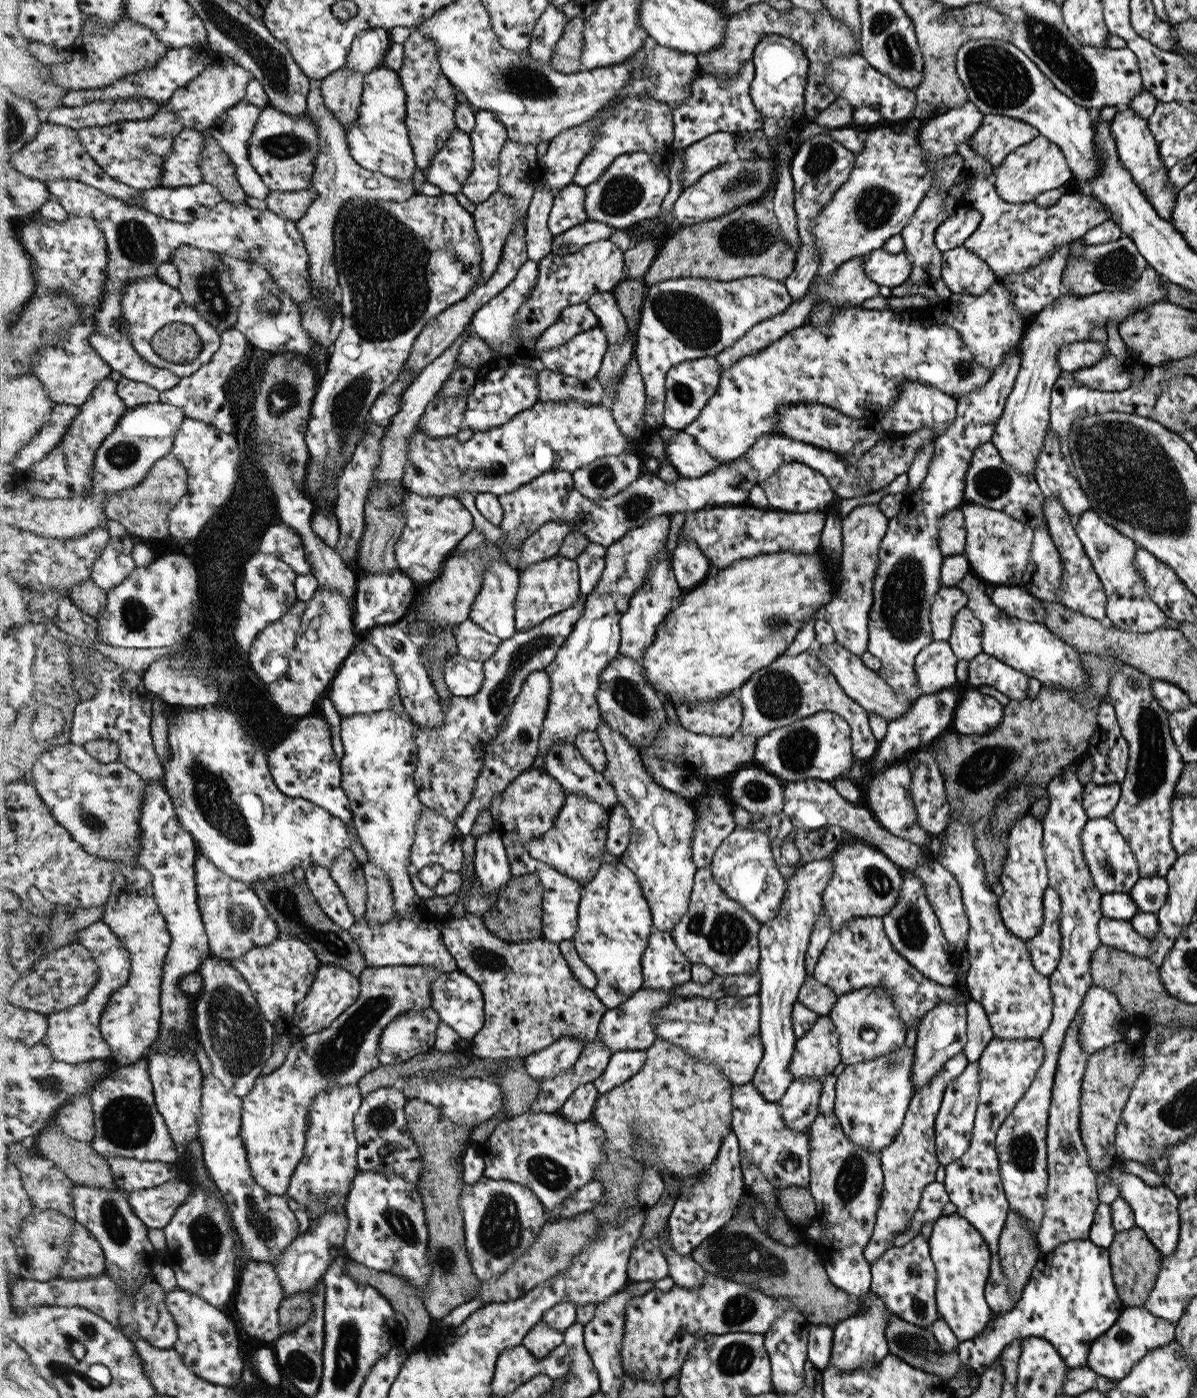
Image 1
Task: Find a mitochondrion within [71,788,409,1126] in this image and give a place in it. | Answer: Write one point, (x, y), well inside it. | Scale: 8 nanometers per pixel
(237, 1035)

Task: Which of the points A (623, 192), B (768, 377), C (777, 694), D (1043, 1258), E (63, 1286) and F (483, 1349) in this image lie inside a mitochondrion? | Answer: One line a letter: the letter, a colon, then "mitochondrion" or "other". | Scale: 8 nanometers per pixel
A: mitochondrion
B: other
C: mitochondrion
D: other
E: other
F: other

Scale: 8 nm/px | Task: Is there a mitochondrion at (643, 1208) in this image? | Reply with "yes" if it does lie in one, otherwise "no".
no

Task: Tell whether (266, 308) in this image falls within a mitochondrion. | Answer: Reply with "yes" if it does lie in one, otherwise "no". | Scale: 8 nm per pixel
yes

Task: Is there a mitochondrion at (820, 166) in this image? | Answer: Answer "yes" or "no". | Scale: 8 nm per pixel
yes

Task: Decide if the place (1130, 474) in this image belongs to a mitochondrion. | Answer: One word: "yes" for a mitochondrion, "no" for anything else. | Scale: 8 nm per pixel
yes

